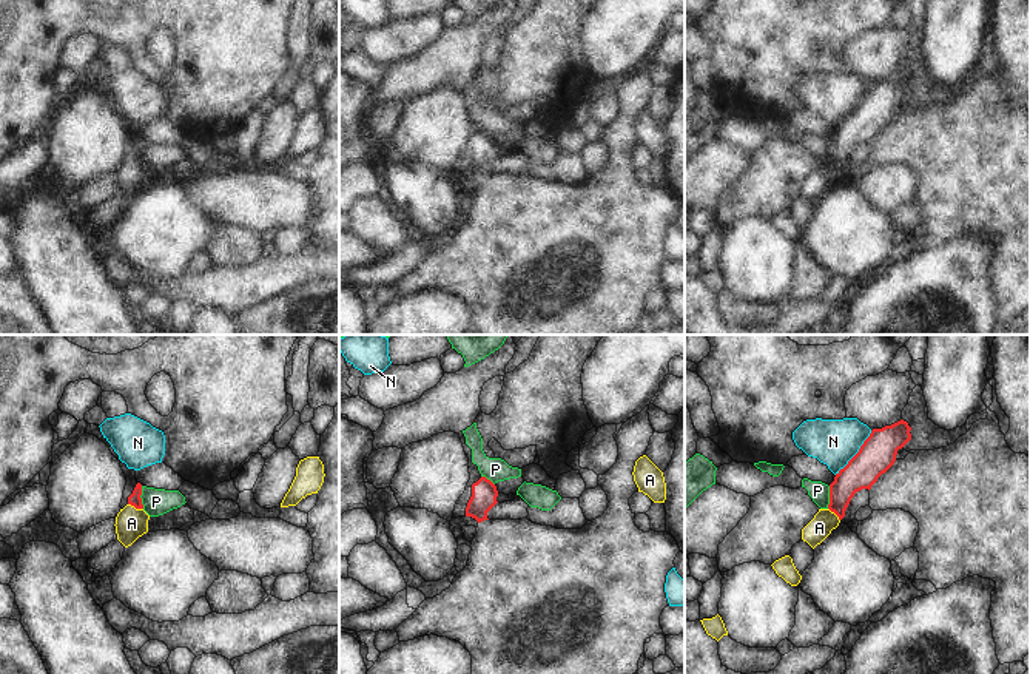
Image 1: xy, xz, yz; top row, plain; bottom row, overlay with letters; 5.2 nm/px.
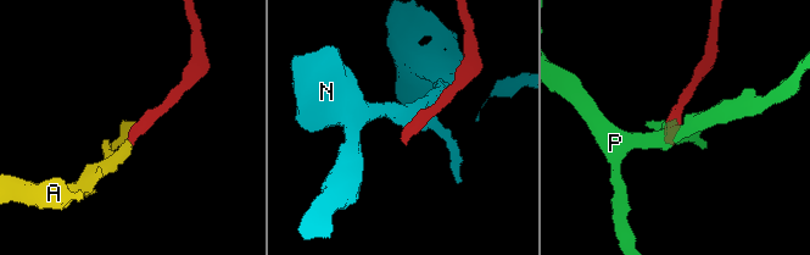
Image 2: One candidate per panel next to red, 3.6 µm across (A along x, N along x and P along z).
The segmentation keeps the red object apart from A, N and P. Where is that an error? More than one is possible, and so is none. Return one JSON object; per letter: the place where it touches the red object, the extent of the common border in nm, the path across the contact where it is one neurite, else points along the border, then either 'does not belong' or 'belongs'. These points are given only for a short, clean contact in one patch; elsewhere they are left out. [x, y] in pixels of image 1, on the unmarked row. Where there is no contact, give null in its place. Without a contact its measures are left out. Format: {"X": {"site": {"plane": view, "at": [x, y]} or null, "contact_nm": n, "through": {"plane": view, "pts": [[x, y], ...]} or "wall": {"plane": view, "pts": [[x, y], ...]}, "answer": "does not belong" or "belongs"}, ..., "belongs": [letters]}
{"A": {"site": {"plane": "xy", "at": [136, 162]}, "contact_nm": 90, "through": {"plane": "xy", "pts": [[134, 153], [136, 162], [131, 178]]}, "answer": "belongs"}, "N": {"site": {"plane": "yz", "at": [856, 108]}, "contact_nm": 300, "wall": {"plane": "yz", "pts": [[871, 85], [859, 105], [834, 128]]}, "answer": "does not belong"}, "P": {"site": {"plane": "xy", "at": [139, 151]}, "contact_nm": 120, "wall": {"plane": "xy", "pts": [[141, 141], [141, 158], [144, 162]]}, "answer": "does not belong"}, "belongs": ["A"]}

